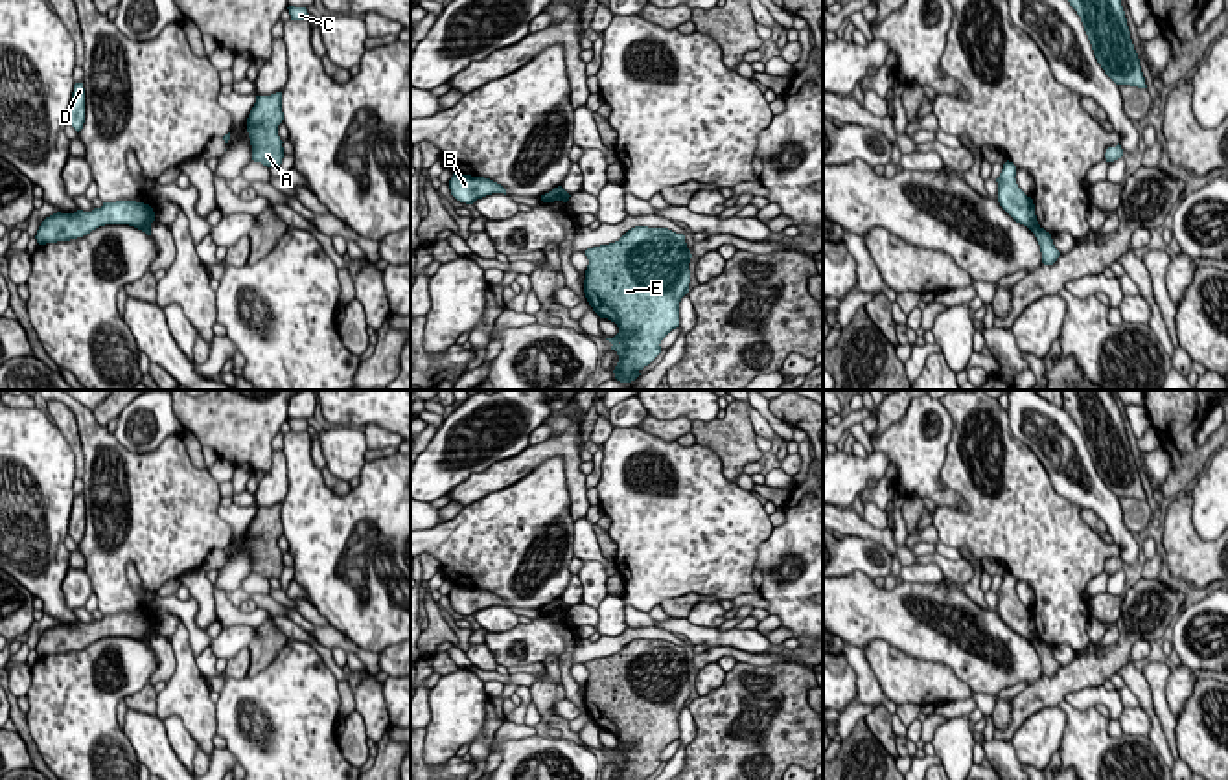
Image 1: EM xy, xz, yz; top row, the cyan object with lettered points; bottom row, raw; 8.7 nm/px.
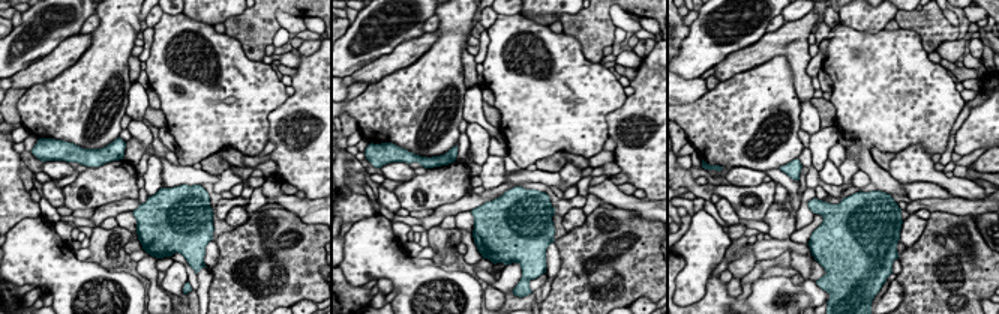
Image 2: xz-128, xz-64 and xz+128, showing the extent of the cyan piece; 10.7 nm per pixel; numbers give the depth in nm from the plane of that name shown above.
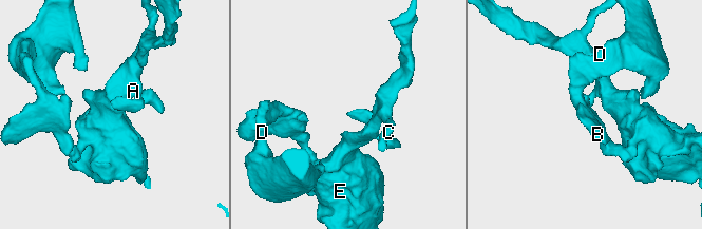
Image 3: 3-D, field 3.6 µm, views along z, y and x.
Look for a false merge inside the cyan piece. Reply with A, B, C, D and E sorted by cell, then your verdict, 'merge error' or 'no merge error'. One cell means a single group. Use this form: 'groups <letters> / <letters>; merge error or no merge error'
groups A C E / B D; merge error

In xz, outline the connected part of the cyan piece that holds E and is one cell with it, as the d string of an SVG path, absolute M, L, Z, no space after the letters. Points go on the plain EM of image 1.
M635 638L615 655L587 660L585 668L585 710L600 730L619 740L613 751L606 751L619 767L615 780L648 778L661 765L661 752L679 740L679 714L689 705L692 670L685 648L668 640Z

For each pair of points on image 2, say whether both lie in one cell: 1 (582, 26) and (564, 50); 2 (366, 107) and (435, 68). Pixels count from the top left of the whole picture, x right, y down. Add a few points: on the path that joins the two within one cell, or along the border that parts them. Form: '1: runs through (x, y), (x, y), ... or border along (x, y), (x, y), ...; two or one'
1: border along (563, 32), (578, 41), (587, 59), (599, 62); two
2: runs through (383, 105), (395, 105), (419, 83); one

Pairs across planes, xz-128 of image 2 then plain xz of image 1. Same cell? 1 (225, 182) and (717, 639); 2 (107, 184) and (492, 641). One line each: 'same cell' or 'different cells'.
1: different cells
2: same cell

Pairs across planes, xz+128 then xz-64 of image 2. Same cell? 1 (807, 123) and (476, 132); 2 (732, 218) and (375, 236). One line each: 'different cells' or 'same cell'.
1: different cells
2: different cells

